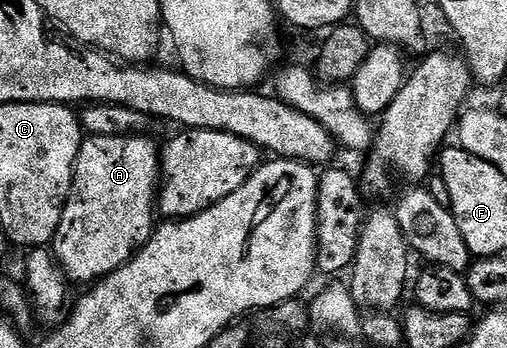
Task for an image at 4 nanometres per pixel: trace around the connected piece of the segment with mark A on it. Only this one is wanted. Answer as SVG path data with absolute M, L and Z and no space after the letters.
M147 134L139 135L115 135L114 137L98 137L97 135L88 135L84 143L80 146L80 152L74 165L72 174L72 188L68 194L68 200L62 213L62 221L58 221L58 233L54 233L50 244L50 250L56 256L56 262L60 264L65 280L73 284L84 283L83 285L92 285L104 278L104 276L114 273L120 267L125 267L137 253L147 245L149 237L158 226L158 184L160 182L160 156L161 148L156 147L156 143Z

